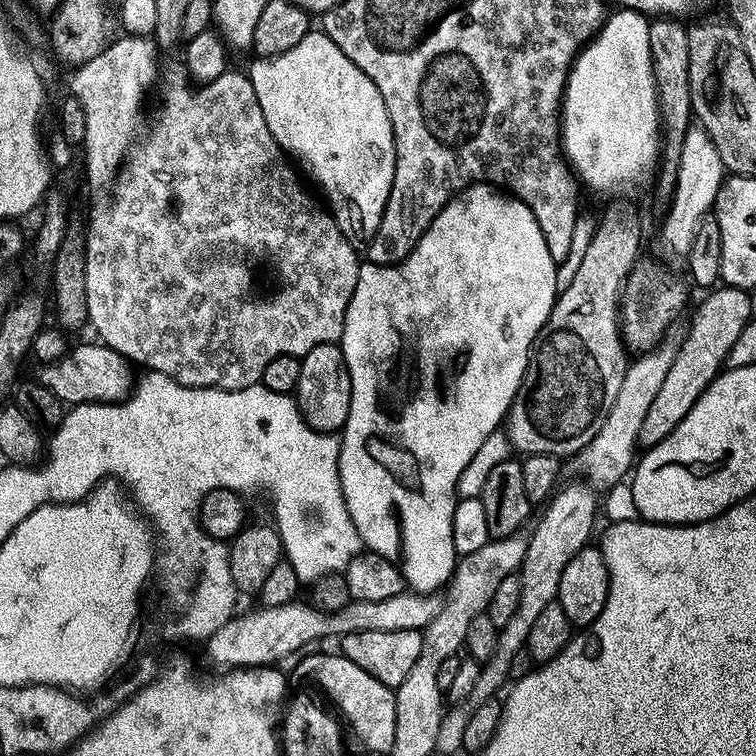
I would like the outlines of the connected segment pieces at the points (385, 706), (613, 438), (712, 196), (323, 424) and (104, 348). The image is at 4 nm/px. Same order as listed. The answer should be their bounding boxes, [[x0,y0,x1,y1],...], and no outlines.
[[299,652,396,753],[578,331,684,489],[660,126,725,260],[294,343,352,433],[38,342,134,406]]

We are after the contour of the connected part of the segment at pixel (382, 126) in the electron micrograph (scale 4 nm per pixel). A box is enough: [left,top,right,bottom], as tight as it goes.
[246,30,396,242]

